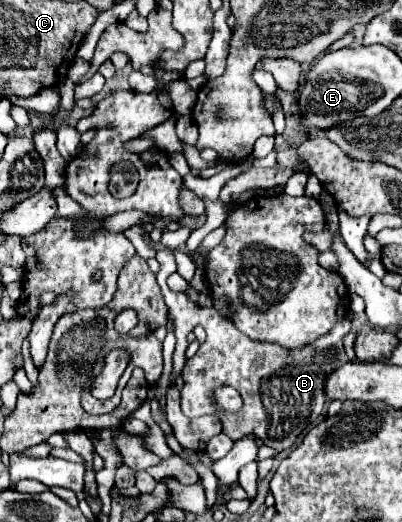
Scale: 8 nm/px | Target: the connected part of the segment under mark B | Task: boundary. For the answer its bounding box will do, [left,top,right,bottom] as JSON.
[155,250,361,454]

